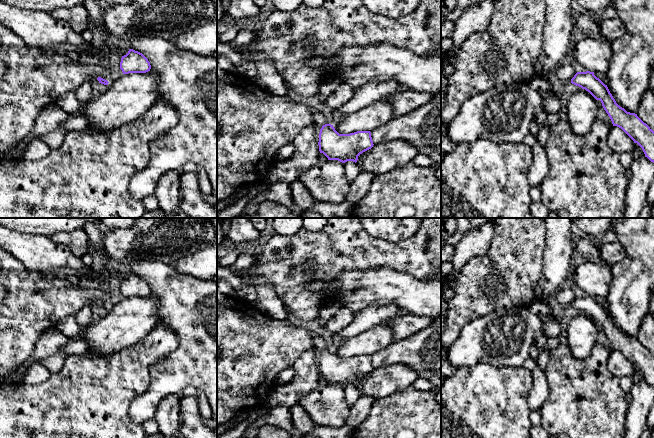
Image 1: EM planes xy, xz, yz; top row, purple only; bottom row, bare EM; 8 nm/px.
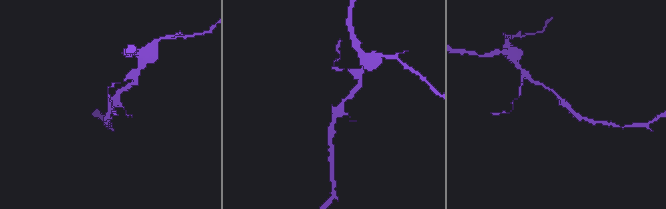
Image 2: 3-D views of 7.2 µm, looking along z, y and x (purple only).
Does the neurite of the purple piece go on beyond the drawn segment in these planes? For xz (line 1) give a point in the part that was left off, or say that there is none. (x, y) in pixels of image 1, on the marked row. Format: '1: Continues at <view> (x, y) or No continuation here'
1: No continuation here

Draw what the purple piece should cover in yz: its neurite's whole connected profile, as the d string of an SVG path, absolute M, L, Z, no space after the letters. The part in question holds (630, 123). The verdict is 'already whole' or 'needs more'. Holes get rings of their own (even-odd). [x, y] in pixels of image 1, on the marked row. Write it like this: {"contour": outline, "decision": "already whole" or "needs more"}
{"contour": "M577 72L571 83L588 91L596 100L600 100L613 126L621 128L642 148L645 157L654 163L654 131L637 114L620 107L607 85L597 78L594 72Z", "decision": "already whole"}

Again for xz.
{"contour": "M325 124L319 133L319 151L328 160L357 162L358 156L373 147L370 131L339 134L333 125Z", "decision": "already whole"}

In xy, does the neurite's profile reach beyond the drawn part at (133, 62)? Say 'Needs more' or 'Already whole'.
Already whole

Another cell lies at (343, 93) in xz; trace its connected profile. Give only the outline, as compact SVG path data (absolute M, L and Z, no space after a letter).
M341 83L335 91L327 98L326 104L336 110L346 103L348 103L354 96L355 93L354 87L346 84L346 83Z

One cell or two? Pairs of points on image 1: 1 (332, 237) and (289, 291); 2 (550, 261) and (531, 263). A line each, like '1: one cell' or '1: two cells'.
1: one cell
2: two cells

